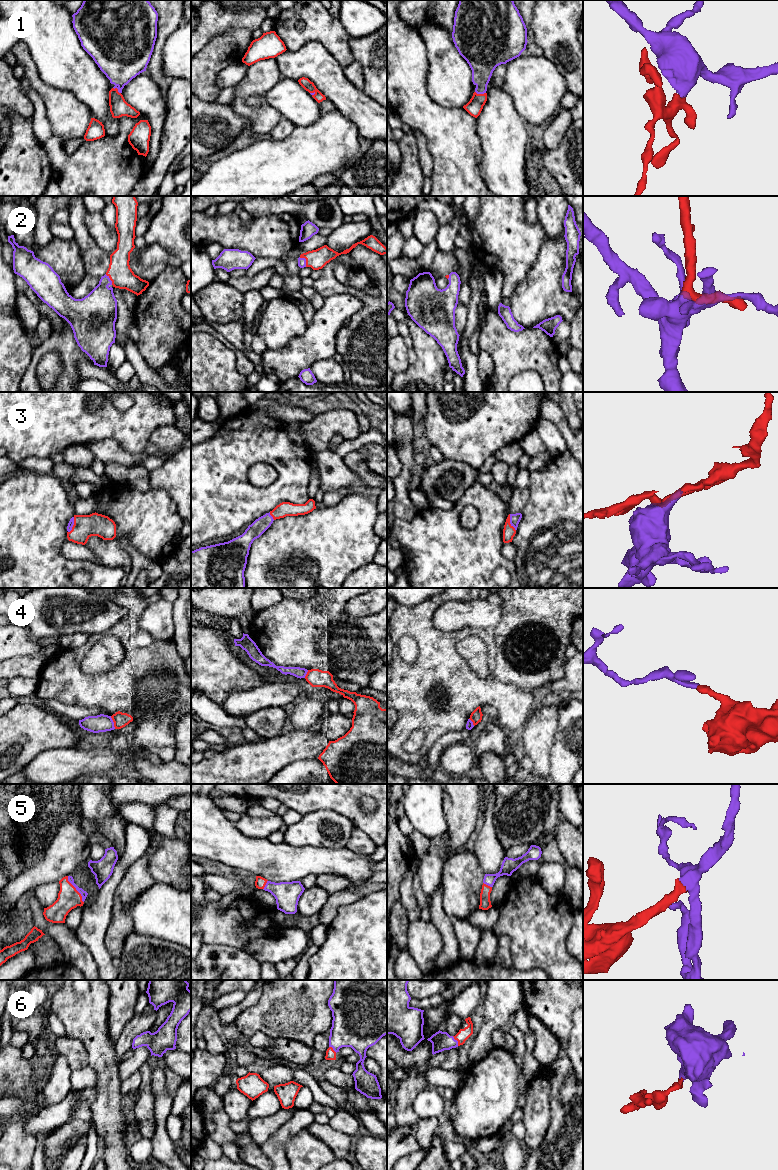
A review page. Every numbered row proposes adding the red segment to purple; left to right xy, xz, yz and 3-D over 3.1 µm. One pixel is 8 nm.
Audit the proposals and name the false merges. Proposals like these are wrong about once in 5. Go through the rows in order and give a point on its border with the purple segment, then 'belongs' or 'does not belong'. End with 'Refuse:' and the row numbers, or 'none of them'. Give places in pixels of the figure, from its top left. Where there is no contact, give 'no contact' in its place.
1: contact yz (480, 93); belongs
2: contact xz (305, 260); belongs
3: contact yz (510, 522); belongs
4: contact xy (113, 722); does not belong
5: contact xy (76, 889); belongs
6: contact yz (457, 1041); belongs
Refuse: 4

